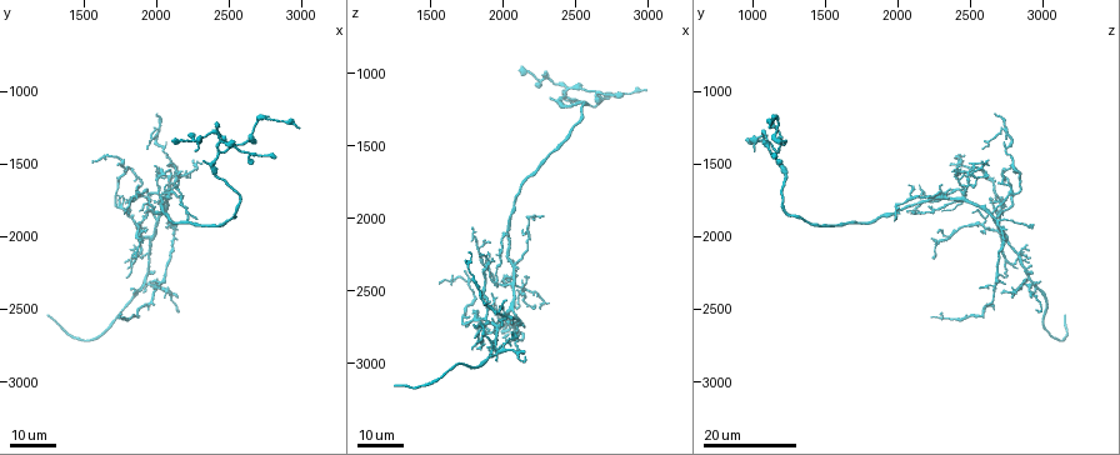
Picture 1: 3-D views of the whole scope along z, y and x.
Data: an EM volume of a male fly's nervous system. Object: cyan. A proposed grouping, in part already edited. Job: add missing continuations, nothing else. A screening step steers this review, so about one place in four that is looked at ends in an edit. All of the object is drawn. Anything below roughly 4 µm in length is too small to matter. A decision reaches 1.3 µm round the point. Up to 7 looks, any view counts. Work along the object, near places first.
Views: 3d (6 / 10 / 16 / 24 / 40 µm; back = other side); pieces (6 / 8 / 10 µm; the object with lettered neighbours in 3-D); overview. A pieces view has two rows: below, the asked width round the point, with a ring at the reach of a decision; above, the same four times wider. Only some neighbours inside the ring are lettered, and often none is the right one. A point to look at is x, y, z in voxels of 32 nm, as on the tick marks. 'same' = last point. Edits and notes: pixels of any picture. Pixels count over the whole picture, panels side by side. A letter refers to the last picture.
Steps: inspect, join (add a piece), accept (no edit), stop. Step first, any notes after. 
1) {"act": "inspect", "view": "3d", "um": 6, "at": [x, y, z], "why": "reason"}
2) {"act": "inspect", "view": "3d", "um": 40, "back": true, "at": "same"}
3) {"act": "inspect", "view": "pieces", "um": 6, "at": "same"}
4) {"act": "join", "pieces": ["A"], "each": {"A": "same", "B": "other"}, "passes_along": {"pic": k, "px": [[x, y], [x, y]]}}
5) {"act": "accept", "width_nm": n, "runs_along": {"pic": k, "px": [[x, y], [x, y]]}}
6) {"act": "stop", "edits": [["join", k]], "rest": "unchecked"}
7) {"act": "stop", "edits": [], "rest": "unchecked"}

{"act": "inspect", "view": "3d", "um": 16, "at": [1280, 2520, 3140], "why": "branch stops here"}

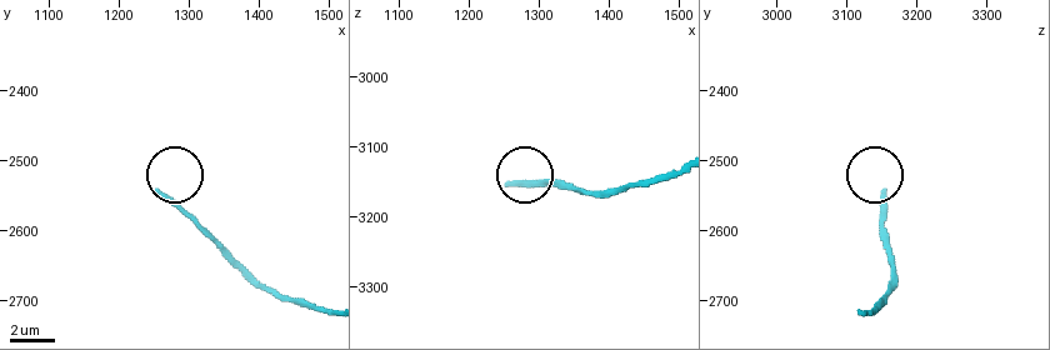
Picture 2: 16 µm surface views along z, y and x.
{"act": "inspect", "view": "3d", "um": 10, "at": [1255, 2545, 3155]}

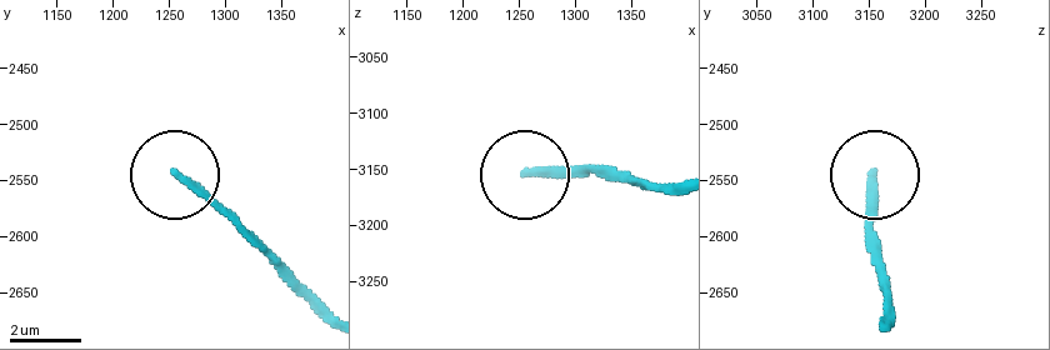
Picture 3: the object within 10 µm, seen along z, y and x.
{"act": "inspect", "view": "pieces", "um": 6, "at": [1254, 2544, 3154], "why": "see the neighbours"}

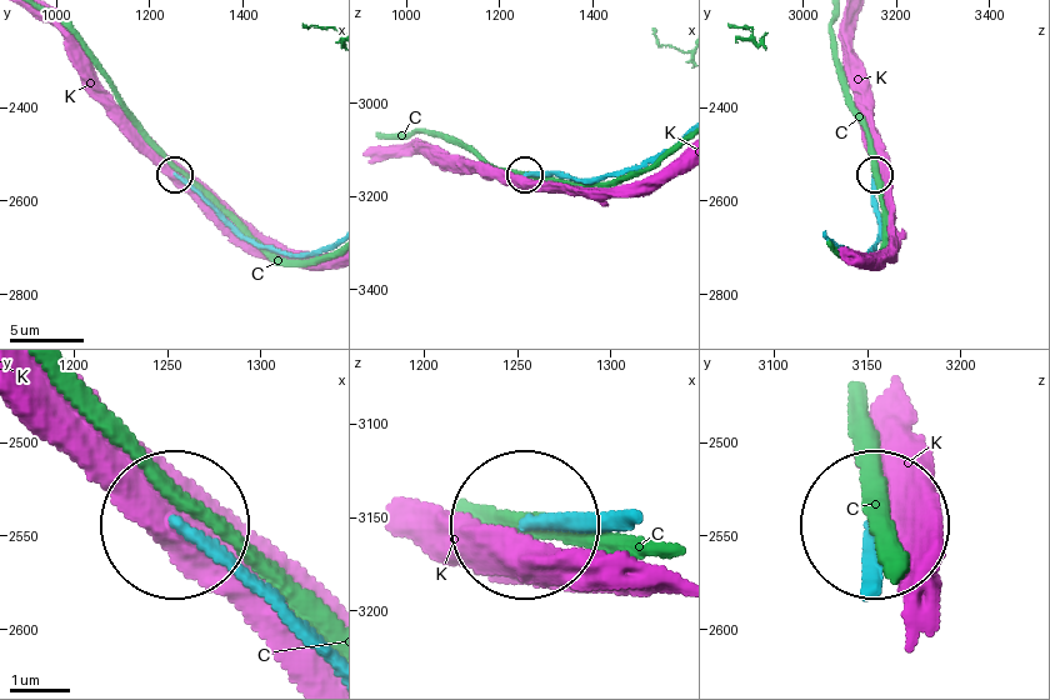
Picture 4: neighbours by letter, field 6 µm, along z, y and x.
{"act": "accept", "each": {"C": "other", "K": "other"}, "runs_along": {"pic": 4, "px": [[329, 246], [293, 254], [251, 244], [178, 175]]}, "found": "none of them fits"}

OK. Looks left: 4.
{"act": "inspect", "view": "3d", "um": 24, "at": [1840, 2380, 2720], "why": "an open end"}

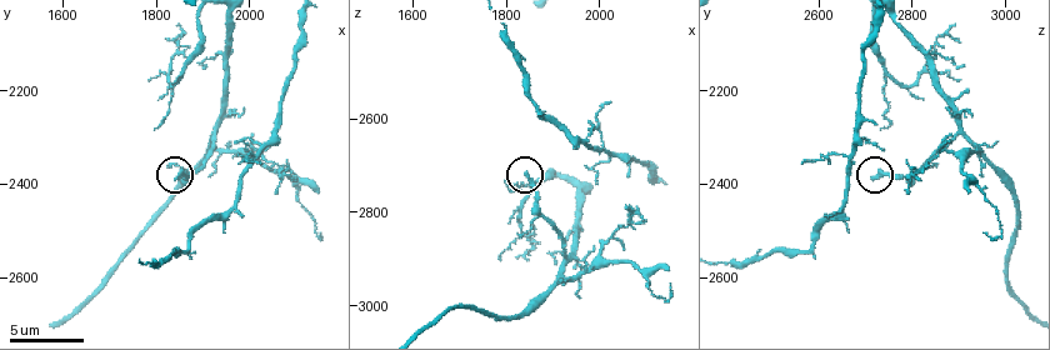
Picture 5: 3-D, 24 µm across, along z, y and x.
{"act": "inspect", "view": "pieces", "um": 6, "at": [1850, 2390, 2715], "why": "see the neighbours"}

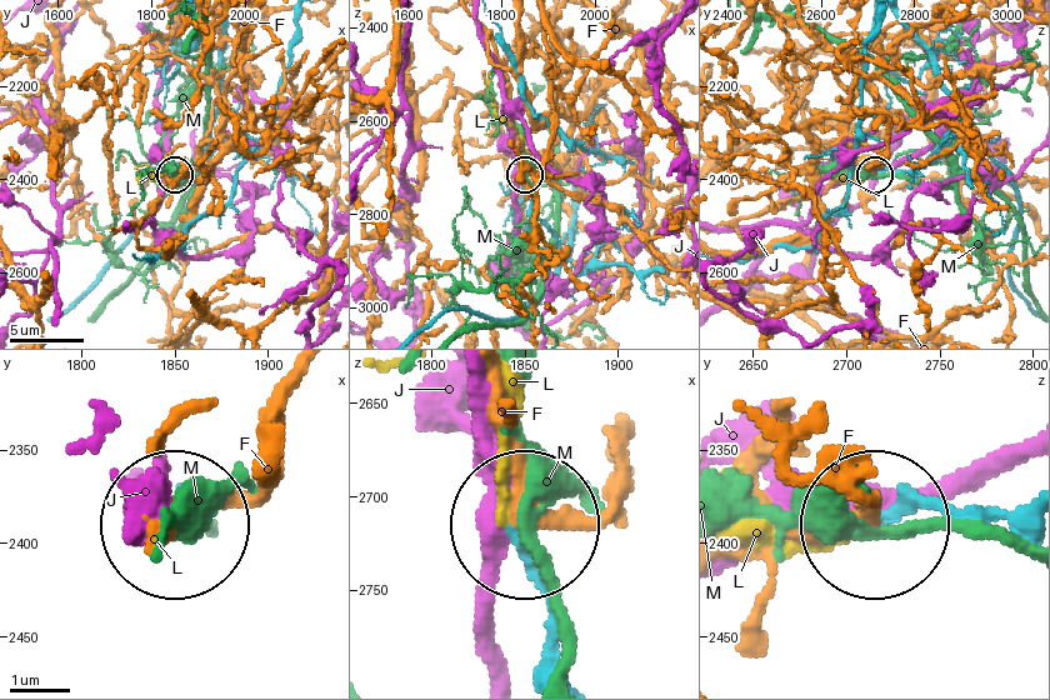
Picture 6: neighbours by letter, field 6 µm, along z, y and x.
{"act": "join", "pieces": ["L"], "each": {"F": "other", "J": "other", "L": "same", "M": "other"}, "passes_along": {"pic": 6, "px": [[1021, 510], [903, 510], [813, 539], [724, 539]]}, "found": "it goes on there"}

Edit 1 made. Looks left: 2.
{"act": "inspect", "view": "3d", "um": 24, "at": [2980, 1260, 1100], "why": "branch stops here"}

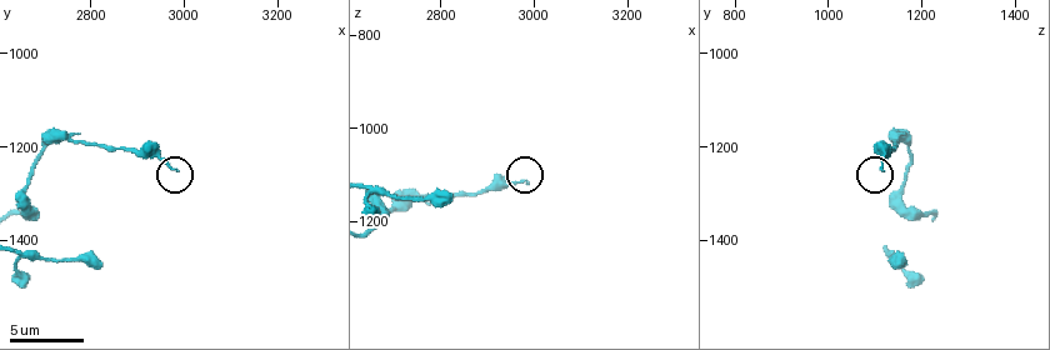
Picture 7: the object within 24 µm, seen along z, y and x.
{"act": "inspect", "view": "pieces", "um": 6, "at": [2980, 1250, 1115], "why": "see the neighbours"}

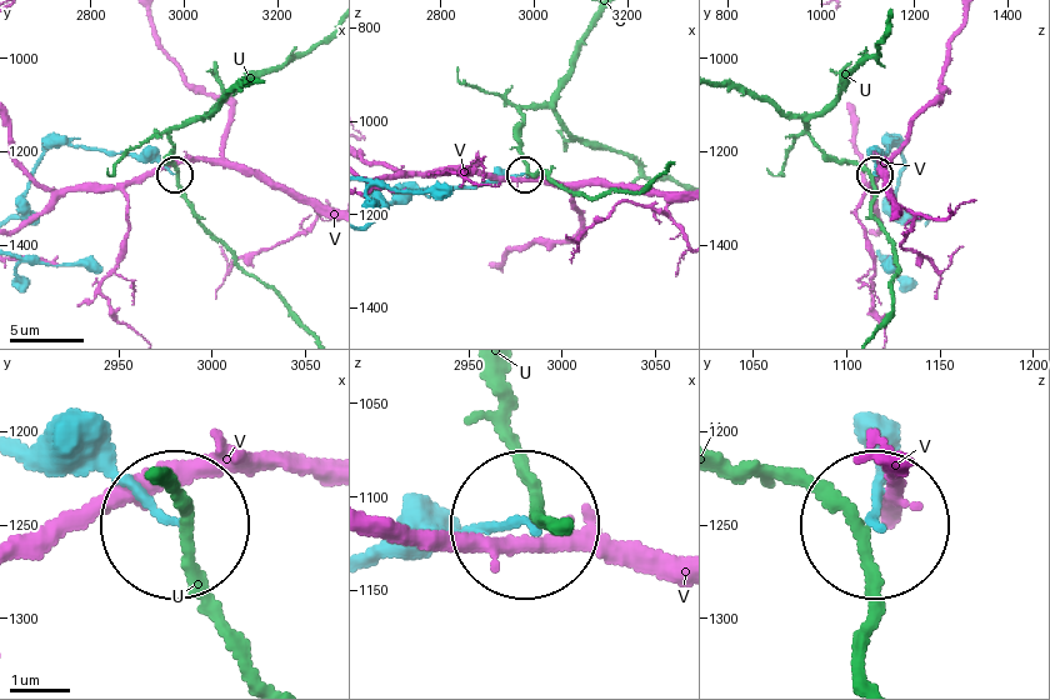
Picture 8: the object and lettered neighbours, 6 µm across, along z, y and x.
{"act": "accept", "each": {"U": "other", "V": "other"}, "found": "no lettered piece goes on from it"}

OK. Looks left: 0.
{"act": "stop", "edits": [["join", 6]], "rest": "unchecked"}

